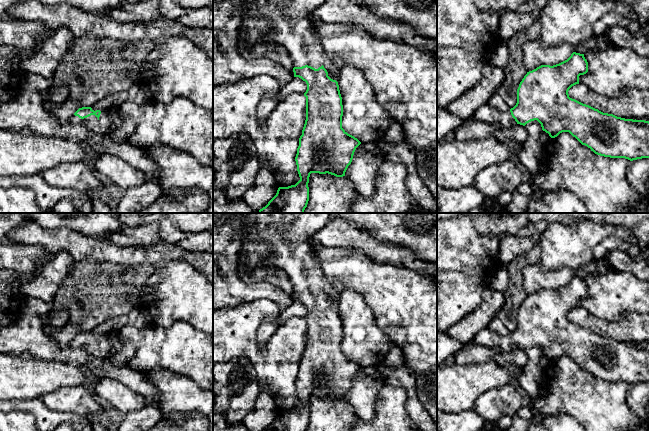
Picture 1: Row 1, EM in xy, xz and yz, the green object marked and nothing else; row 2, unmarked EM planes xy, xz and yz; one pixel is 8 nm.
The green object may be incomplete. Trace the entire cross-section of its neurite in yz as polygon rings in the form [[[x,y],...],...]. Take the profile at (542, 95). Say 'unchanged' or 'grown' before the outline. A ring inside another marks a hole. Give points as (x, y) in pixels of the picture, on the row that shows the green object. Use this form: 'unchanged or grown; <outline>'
grown; [[[573,52],[571,56],[556,65],[541,65],[527,72],[517,89],[517,103],[507,112],[500,111],[488,103],[481,105],[474,114],[463,120],[447,108],[437,108],[437,143],[450,138],[453,132],[469,121],[497,123],[500,127],[525,126],[537,120],[542,130],[551,138],[562,132],[569,132],[582,145],[595,154],[610,158],[625,158],[630,161],[649,158],[649,121],[633,120],[603,113],[589,105],[569,97],[569,89],[579,84],[579,76],[588,72],[584,54]]]

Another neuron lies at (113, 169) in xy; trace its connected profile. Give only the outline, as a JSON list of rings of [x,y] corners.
[[[108,153],[99,155],[94,170],[107,182],[117,185],[125,191],[148,180],[142,171],[132,167],[120,157]]]

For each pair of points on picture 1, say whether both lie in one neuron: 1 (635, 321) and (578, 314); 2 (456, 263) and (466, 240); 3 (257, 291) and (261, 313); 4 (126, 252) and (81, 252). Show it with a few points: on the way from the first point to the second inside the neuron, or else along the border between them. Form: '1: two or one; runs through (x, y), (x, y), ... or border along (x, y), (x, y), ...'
1: one; runs through (621, 327), (602, 327), (592, 322)
2: one; runs through (456, 257), (456, 250), (460, 246)
3: two; border along (236, 306), (271, 299), (280, 311)
4: one; runs through (115, 252), (92, 252)

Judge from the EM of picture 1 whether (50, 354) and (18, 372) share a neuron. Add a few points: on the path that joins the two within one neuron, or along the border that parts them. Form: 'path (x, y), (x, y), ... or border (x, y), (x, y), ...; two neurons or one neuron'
border (19, 354), (47, 360), (58, 360), (65, 363); two neurons

